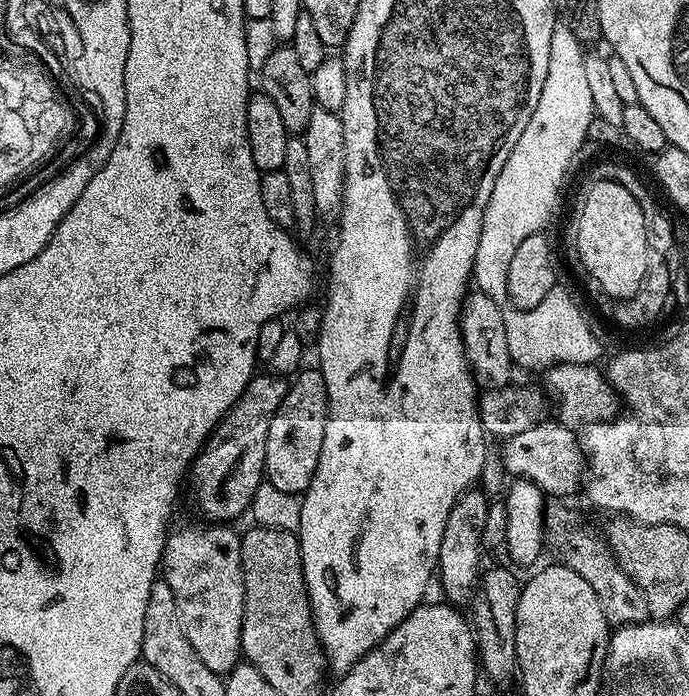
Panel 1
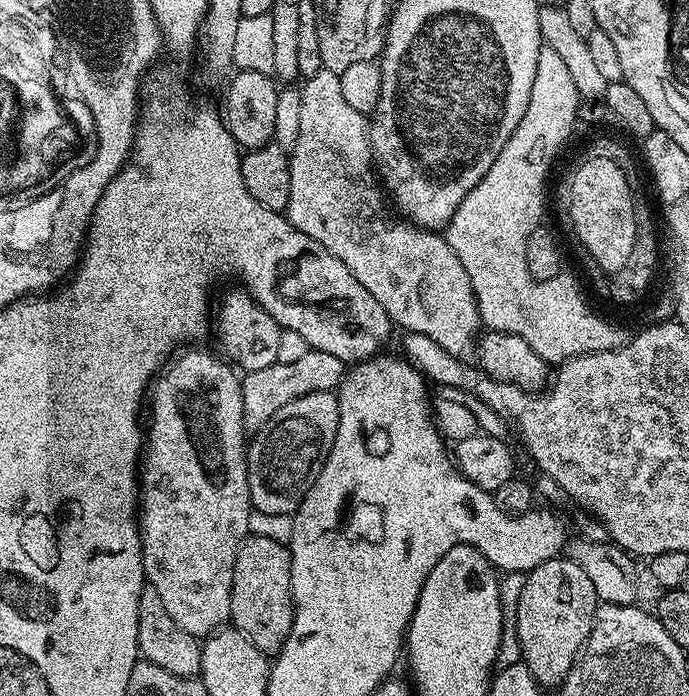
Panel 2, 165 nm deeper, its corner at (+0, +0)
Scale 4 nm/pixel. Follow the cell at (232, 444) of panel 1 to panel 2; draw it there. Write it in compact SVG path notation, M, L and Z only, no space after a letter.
M309 350L309 352L302 354L302 358L298 358L295 362L276 362L270 366L265 366L262 370L254 370L247 373L240 381L240 389L242 390L242 418L244 419L245 429L249 433L255 434L263 424L270 422L270 418L274 414L278 414L278 410L282 410L282 406L286 406L286 402L294 402L294 398L305 396L311 392L330 392L339 389L341 382L344 381L345 371L345 361L339 360L334 354Z

